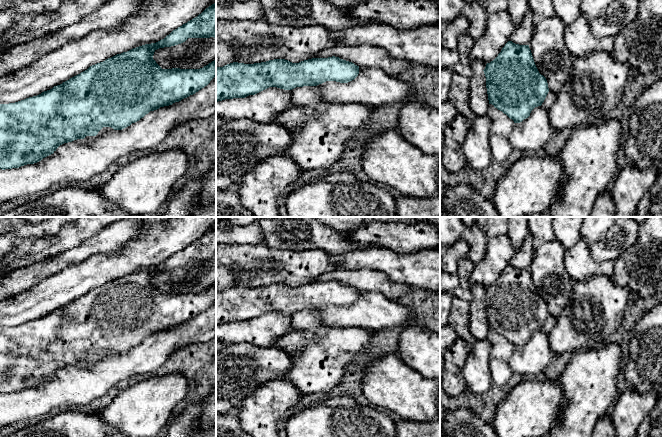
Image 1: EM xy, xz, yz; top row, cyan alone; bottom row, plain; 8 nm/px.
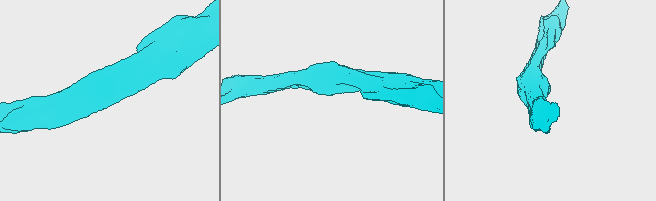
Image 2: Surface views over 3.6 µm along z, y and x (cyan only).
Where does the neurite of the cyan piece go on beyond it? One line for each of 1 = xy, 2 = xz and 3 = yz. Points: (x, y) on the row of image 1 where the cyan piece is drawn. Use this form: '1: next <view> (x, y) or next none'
1: next none
2: next none
3: next none

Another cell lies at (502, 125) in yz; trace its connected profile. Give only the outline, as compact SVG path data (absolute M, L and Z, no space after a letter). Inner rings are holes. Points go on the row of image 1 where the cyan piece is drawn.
M489 104L487 115L492 121L490 132L490 150L492 158L493 161L503 164L507 161L513 150L509 137L515 123L492 104Z

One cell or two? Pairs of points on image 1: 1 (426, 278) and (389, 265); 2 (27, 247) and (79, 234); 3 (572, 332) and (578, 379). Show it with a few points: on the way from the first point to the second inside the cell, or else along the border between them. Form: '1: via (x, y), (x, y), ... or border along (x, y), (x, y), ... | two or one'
1: via (417, 269), (407, 269), (403, 265), (398, 265) | one
2: via (40, 247), (52, 246), (66, 239) | one
3: border along (597, 346), (574, 352) | two

